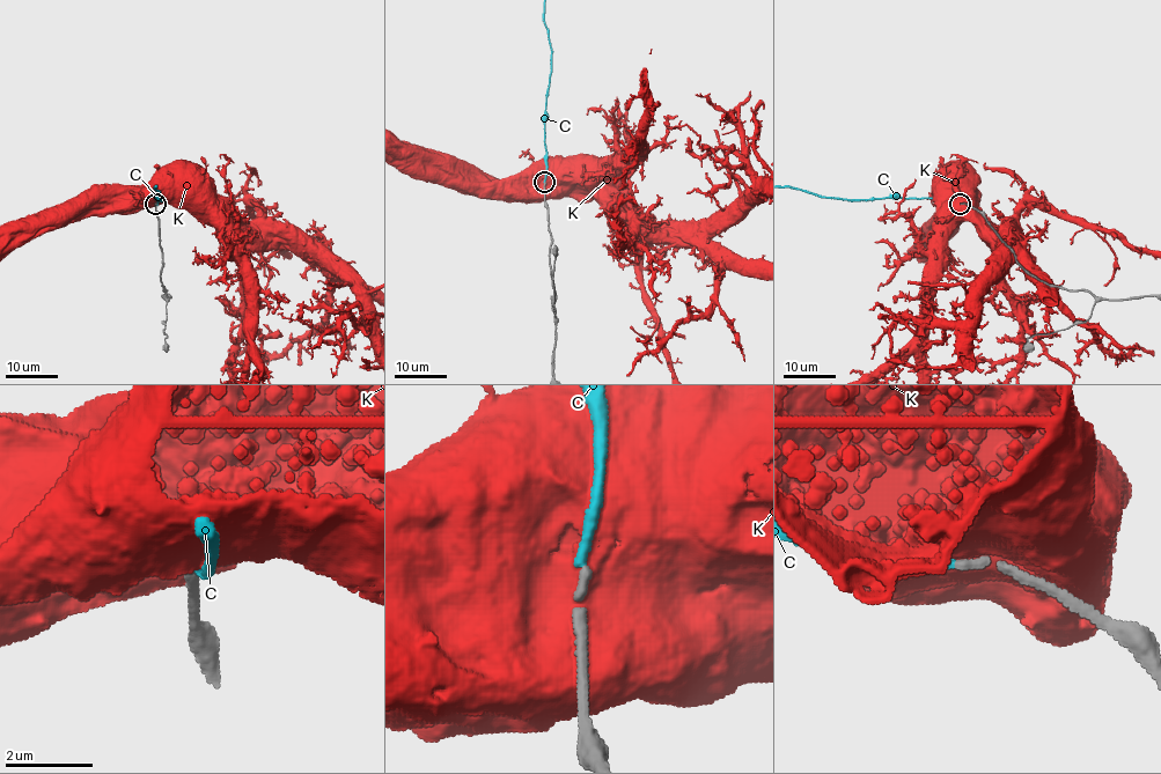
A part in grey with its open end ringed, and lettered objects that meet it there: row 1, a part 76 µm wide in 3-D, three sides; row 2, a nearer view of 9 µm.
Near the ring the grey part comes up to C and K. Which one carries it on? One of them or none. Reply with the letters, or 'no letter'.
no letter

